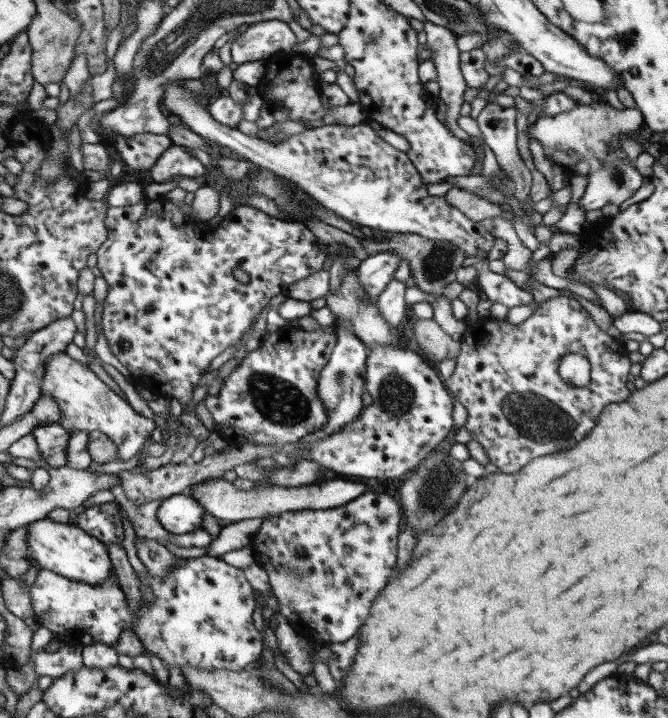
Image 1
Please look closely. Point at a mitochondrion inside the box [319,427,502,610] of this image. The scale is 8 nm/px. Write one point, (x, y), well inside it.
(435, 491)

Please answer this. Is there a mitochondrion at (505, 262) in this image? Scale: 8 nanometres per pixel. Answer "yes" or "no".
no

